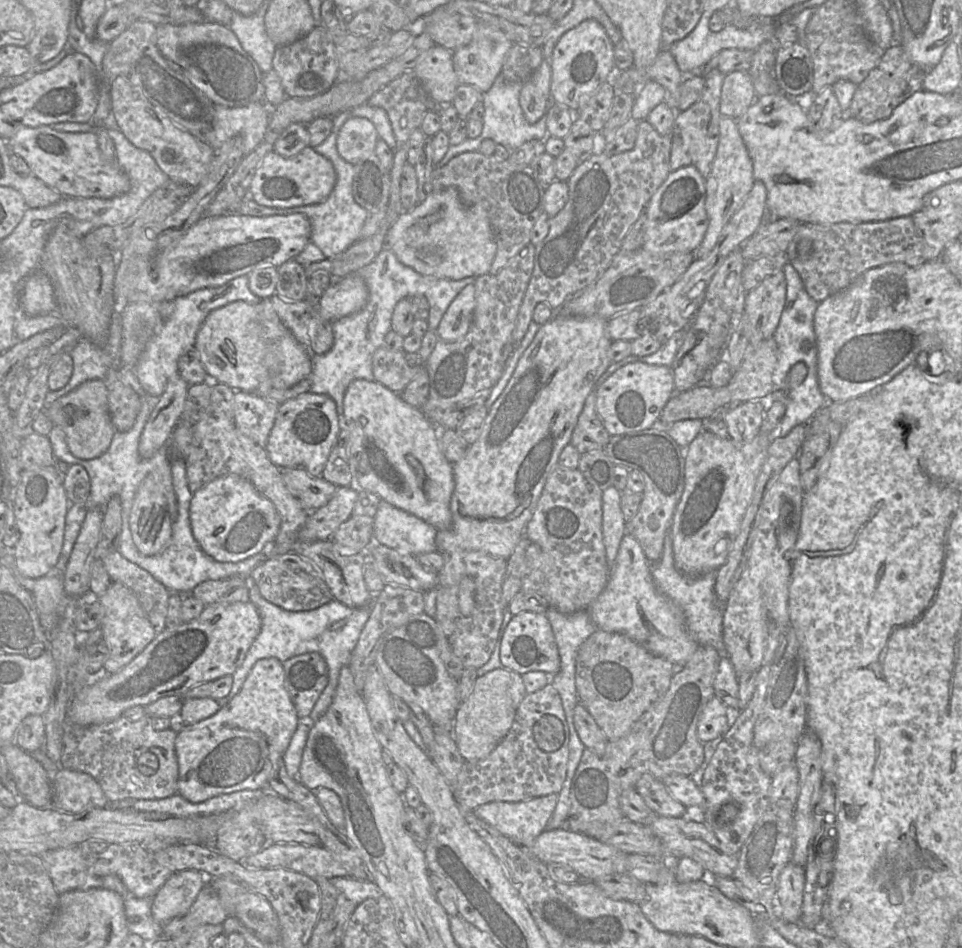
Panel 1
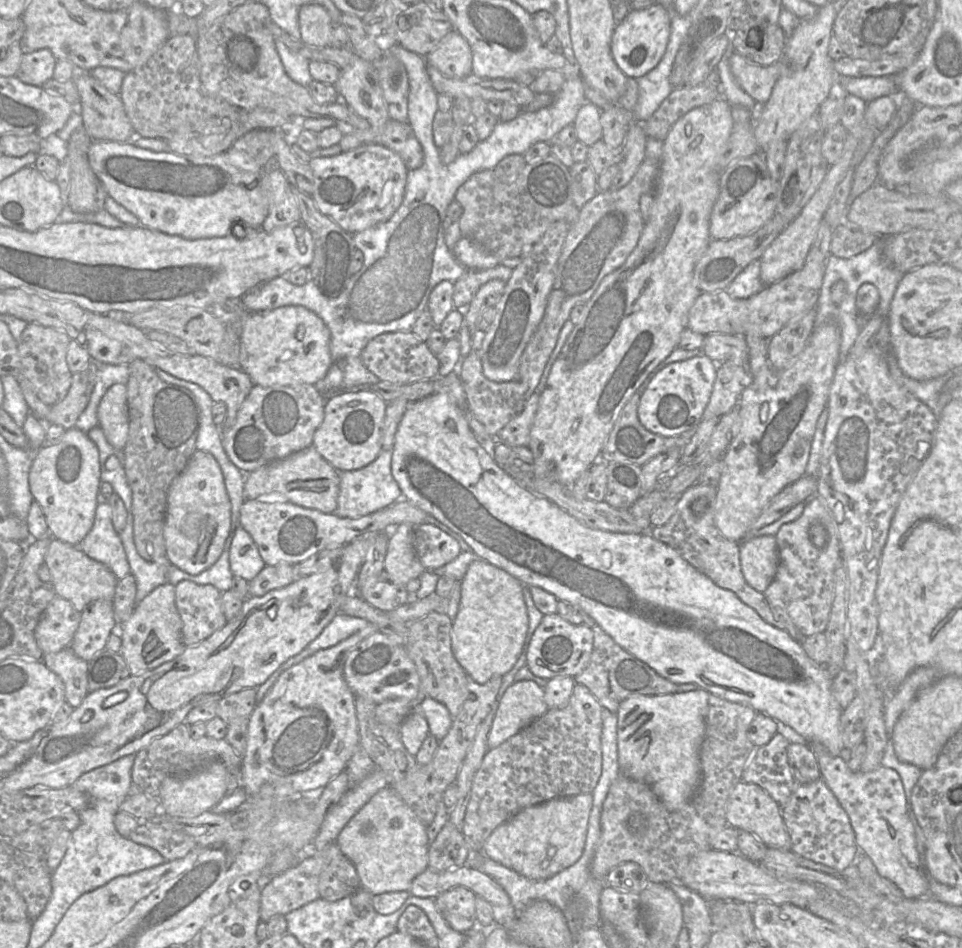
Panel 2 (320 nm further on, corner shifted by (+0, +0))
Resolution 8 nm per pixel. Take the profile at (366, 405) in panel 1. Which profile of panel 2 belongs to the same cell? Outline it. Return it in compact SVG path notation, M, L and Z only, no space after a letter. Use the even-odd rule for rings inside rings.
M433 393L422 400L409 403L398 425L391 452L391 472L399 485L402 498L461 536L471 551L479 557L478 559L506 571L519 580L521 584L542 588L559 600L581 608L619 646L671 682L676 684L695 683L700 689L704 689L710 694L748 705L756 712L765 713L775 719L779 726L792 727L810 744L822 747L834 756L841 755L844 749L840 730L842 707L831 692L833 676L825 665L818 664L808 657L799 641L795 640L788 632L766 623L754 609L742 602L734 592L717 586L709 577L688 563L675 549L655 539L649 533L621 533L589 528L549 499L522 486L501 469L481 447L468 426L466 412L453 404L447 394Z

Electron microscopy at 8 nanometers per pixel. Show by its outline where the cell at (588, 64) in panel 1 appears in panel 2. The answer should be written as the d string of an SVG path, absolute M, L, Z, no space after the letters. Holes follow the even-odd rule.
M661 4L630 10L616 25L611 39L611 54L628 78L638 79L644 76L655 68L663 57L671 33L671 11L673 9L668 9Z

